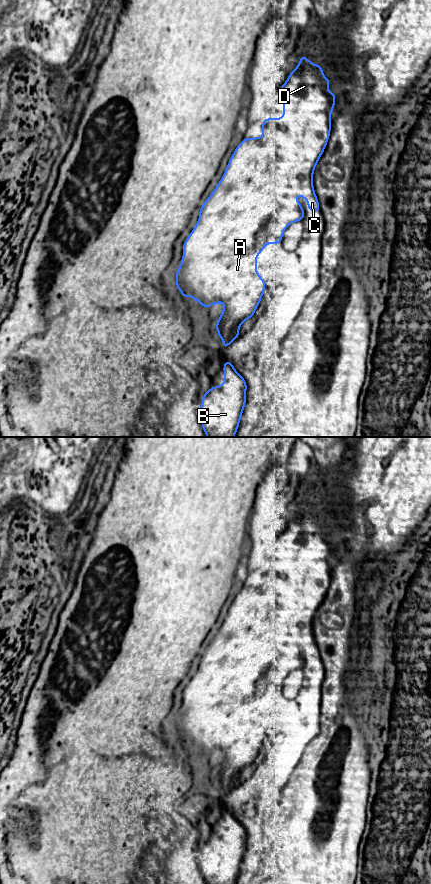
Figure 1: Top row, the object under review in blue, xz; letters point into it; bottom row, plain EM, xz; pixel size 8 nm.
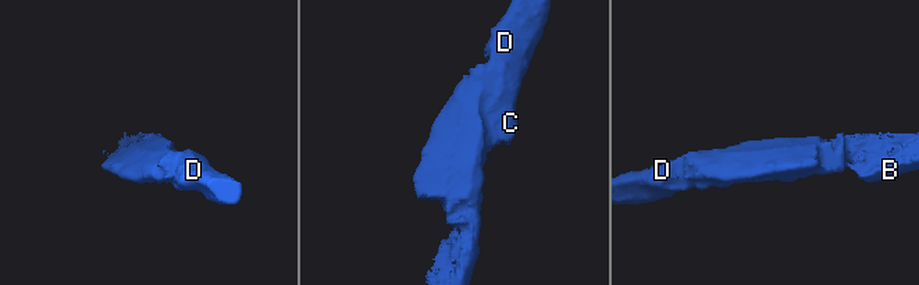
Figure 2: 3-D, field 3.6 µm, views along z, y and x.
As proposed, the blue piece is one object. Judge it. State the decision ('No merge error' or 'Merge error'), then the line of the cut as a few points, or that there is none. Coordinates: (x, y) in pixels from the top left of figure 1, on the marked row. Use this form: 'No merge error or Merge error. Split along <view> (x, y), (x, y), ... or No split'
No merge error. No split

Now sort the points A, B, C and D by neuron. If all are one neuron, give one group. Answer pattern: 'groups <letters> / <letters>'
groups A B C D

